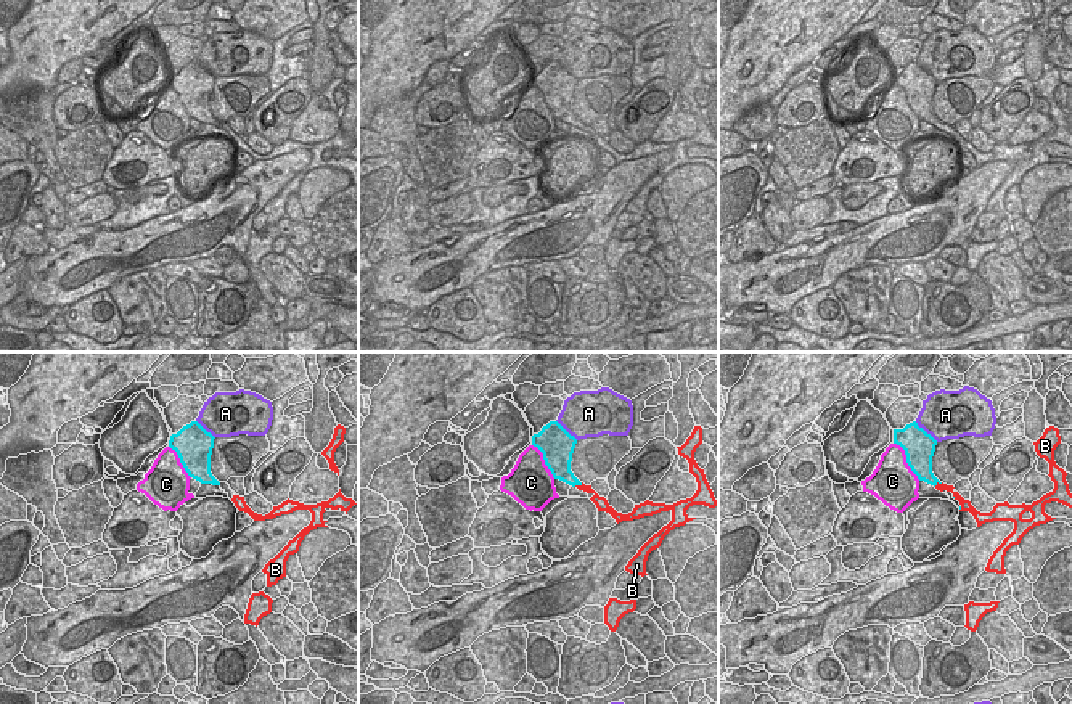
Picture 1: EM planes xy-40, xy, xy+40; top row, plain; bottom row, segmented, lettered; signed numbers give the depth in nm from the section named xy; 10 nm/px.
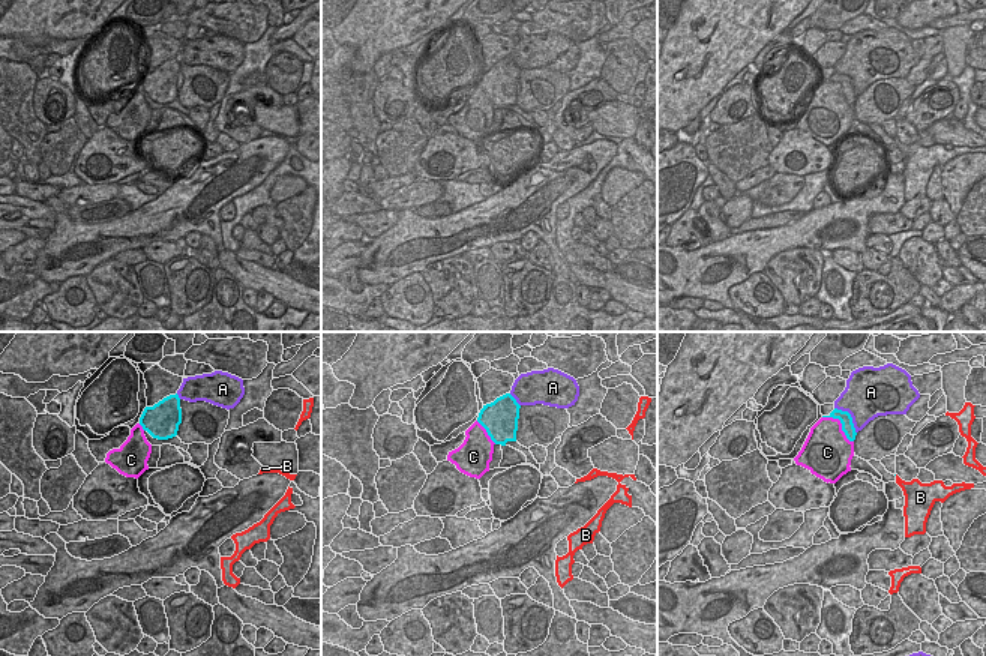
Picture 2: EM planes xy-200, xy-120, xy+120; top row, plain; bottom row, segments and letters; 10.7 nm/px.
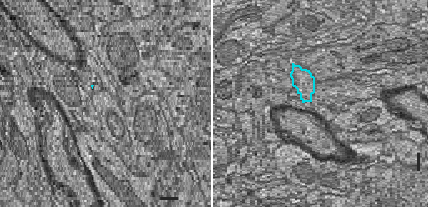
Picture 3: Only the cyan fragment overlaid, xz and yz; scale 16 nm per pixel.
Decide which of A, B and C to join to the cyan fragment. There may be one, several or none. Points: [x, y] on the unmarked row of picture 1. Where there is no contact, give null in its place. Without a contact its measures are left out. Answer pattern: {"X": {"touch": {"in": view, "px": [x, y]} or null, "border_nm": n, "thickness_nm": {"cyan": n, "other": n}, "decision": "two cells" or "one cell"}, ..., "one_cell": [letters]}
{"A": {"touch": {"in": "xy+40", "px": [924, 71]}, "border_nm": 320, "thickness_nm": {"cyan": 300, "other": 480}, "decision": "two cells"}, "B": {"touch": {"in": "xy", "px": [577, 124]}, "border_nm": 100, "thickness_nm": {"cyan": 220, "other": 90}, "decision": "two cells"}, "C": {"touch": {"in": "xy+40", "px": [907, 100]}, "border_nm": 460, "thickness_nm": {"cyan": 300, "other": 420}, "decision": "two cells"}, "one_cell": []}

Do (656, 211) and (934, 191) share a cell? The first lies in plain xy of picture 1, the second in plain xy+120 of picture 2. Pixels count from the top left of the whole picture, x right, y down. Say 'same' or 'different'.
same

